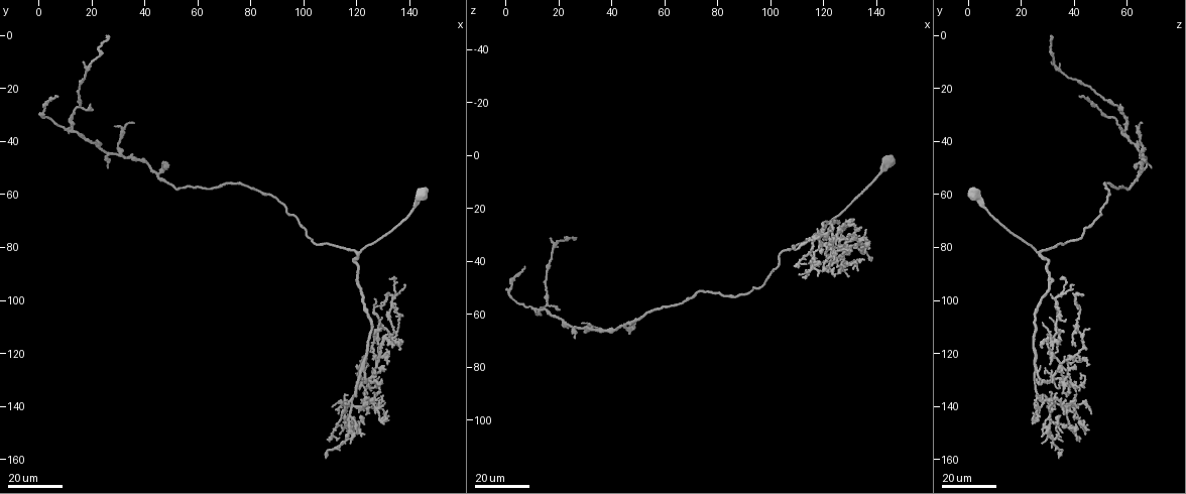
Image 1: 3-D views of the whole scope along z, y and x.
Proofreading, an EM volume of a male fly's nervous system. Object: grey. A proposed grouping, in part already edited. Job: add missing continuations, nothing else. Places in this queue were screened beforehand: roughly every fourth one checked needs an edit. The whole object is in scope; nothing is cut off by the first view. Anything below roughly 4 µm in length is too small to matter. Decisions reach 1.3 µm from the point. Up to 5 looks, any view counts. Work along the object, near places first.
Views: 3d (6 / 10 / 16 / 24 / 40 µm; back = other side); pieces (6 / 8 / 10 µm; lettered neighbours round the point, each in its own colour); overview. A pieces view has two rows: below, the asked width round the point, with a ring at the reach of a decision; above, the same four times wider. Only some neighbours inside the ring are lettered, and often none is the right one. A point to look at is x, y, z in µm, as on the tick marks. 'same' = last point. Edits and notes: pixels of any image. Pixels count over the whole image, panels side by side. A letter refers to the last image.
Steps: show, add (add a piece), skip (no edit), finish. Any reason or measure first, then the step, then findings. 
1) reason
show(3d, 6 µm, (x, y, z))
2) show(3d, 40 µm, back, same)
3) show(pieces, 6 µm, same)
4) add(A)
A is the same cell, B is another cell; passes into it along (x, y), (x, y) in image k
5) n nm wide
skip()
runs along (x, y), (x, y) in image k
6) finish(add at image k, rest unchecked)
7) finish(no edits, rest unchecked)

thin end
show(3d, 16 µm, (18, 11, 31))

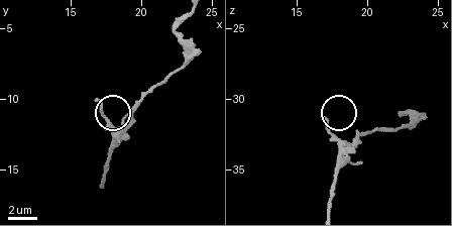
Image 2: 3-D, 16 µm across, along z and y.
show(pieces, 8 µm, (17.0, 10.0, 31.4))

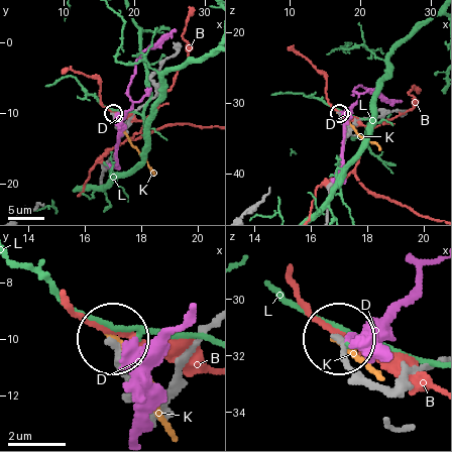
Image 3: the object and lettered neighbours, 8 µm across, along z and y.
skip()
B, D, K and L are other cells; runs along (364, 382), (336, 341) in image 3; none of them fits

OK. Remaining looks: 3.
end of a long branch
show(3d, 24 µm, (7, 24, 42))

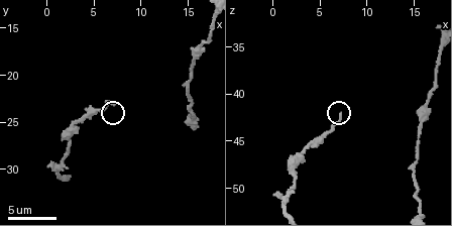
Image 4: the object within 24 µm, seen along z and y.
show(pieces, 6 µm, (7.4, 22.8, 42.4))

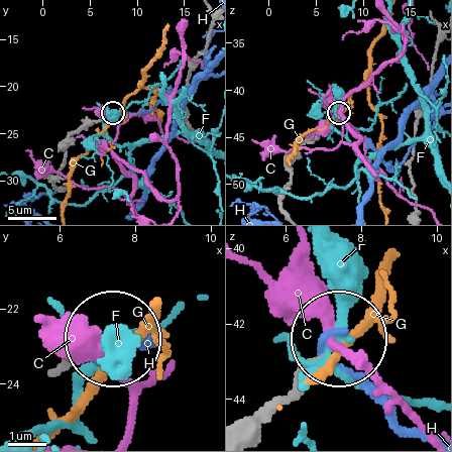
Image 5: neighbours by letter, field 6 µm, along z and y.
skip()
C, F, G and H are other cells; no lettered piece goes on from it

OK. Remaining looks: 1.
finish(no edits, rest unchecked)

